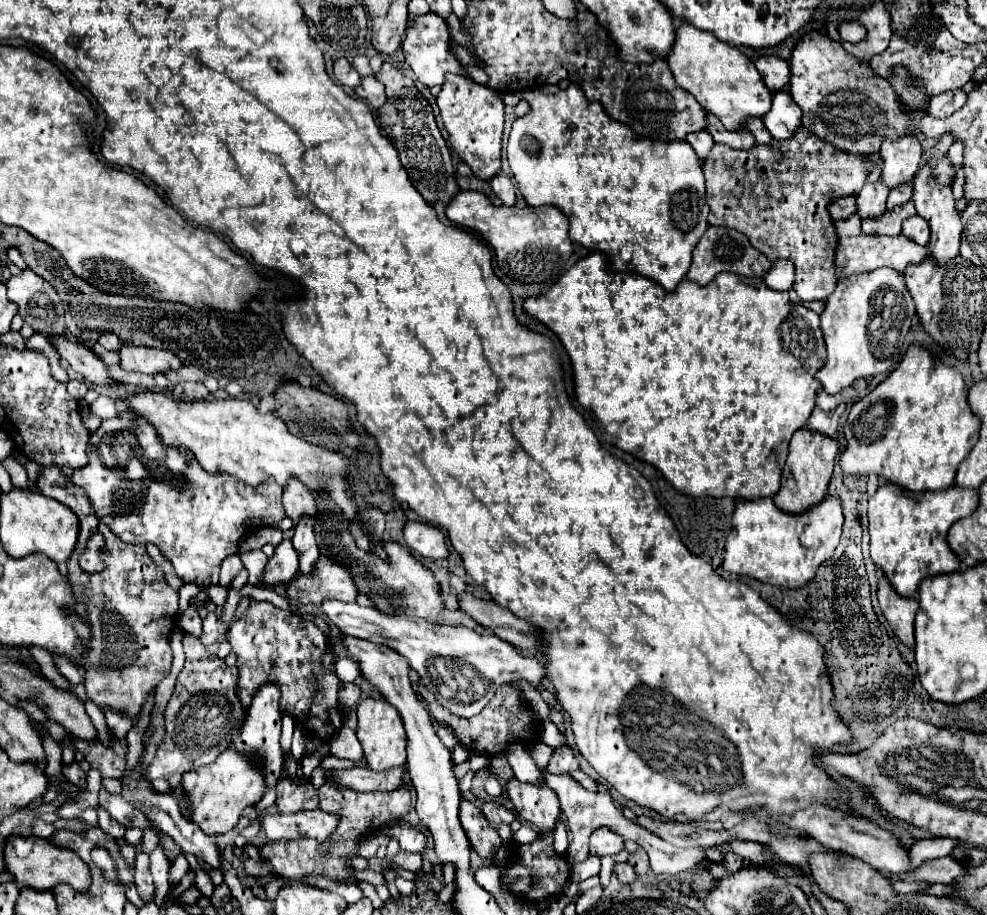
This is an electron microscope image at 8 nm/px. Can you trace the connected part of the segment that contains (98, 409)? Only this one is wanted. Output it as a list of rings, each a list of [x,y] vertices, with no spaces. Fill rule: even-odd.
[[[99,397],[93,405],[91,405],[91,413],[95,413],[101,419],[109,419],[109,417],[117,417],[117,405],[113,399],[109,397]]]

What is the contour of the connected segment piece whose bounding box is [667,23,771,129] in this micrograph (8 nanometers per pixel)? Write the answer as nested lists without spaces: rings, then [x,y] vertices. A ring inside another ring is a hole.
[[[683,23],[675,29],[675,45],[667,55],[677,85],[689,91],[705,111],[711,111],[727,129],[743,127],[745,117],[761,117],[771,107],[771,91],[765,87],[755,63],[741,49],[719,41],[713,33]]]

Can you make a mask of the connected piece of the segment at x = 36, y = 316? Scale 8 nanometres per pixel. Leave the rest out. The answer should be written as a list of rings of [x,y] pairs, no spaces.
[[[21,271],[7,281],[9,299],[19,305],[19,315],[37,333],[47,337],[65,333],[65,309],[57,291],[33,271]]]

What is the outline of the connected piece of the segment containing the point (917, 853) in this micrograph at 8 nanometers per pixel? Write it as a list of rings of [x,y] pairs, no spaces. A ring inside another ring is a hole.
[[[925,838],[917,840],[909,849],[912,866],[918,868],[924,861],[941,858],[951,854],[957,846],[952,838]]]

